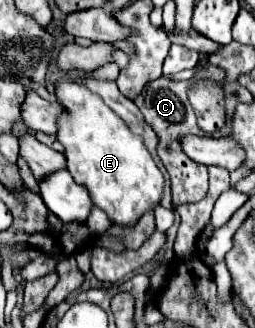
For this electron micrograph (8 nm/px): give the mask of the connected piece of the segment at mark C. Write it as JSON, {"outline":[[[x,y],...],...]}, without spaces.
{"outline":[[[160,77],[156,81],[150,81],[146,89],[134,99],[134,103],[144,113],[146,123],[156,131],[160,143],[158,143],[158,155],[170,175],[170,187],[172,187],[172,201],[174,203],[188,203],[198,201],[206,193],[208,187],[208,167],[196,165],[180,147],[180,137],[184,135],[205,135],[196,125],[194,109],[190,109],[190,103],[186,99],[186,89],[189,89],[197,81],[172,81],[166,77]]]}

